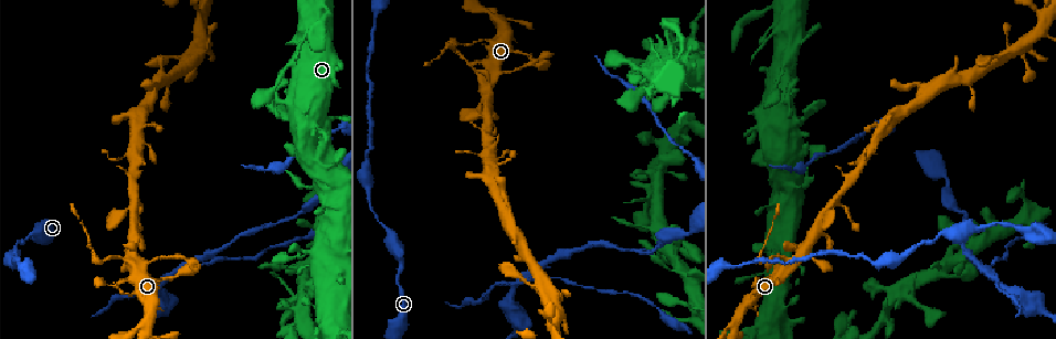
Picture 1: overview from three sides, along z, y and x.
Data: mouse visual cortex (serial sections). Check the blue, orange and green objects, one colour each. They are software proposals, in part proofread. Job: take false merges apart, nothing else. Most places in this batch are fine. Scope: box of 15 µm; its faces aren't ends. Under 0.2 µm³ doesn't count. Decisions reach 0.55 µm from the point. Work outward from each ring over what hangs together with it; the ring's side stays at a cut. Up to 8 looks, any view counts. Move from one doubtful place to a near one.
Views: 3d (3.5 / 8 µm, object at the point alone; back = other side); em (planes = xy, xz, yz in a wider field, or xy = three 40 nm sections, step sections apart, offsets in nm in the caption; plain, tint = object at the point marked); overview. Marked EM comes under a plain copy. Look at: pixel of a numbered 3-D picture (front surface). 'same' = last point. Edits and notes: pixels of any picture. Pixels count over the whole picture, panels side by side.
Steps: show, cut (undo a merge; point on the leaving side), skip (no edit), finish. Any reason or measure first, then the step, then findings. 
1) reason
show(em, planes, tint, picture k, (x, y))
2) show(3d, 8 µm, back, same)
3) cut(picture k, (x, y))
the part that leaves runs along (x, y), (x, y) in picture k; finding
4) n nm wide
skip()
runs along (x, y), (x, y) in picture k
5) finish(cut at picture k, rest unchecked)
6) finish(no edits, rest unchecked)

narrows sharply
show(3d, 3.5 µm, back, picture 1, (790, 120))

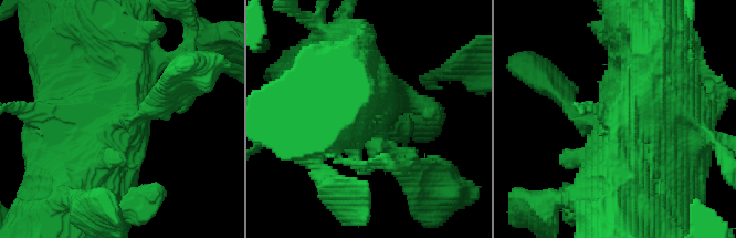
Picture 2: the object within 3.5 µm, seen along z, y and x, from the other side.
need the tissue
show(em, xy, step 3, tint, picture 2, (120, 119))

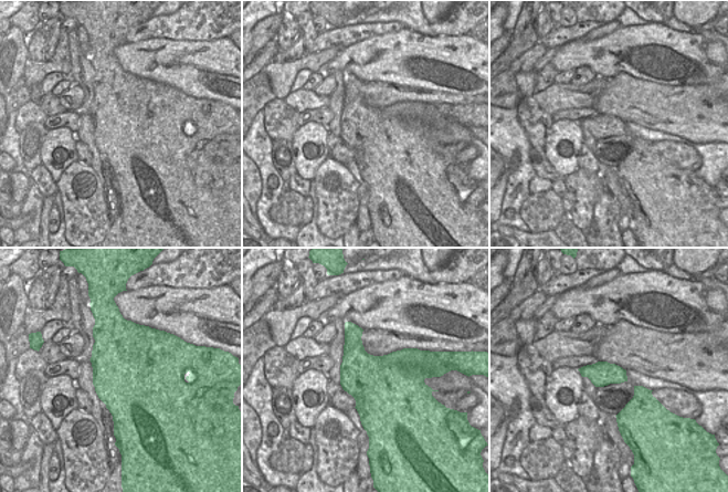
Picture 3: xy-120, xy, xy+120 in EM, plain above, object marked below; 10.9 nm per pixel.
650 nm wide
skip()
runs along (656, 62), (626, 197) in picture 2; all the same cell

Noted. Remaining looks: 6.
abrupt turn
show(3d, 3.5 µm, picture 1, (769, 9))

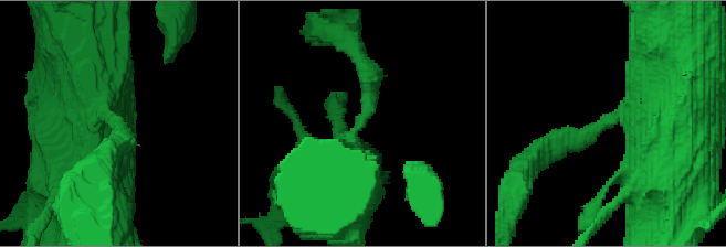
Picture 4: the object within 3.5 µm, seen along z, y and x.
arms of 300, 900 nm; need the tissue
show(em, xy, step 1, tint, picture 4, (612, 123))

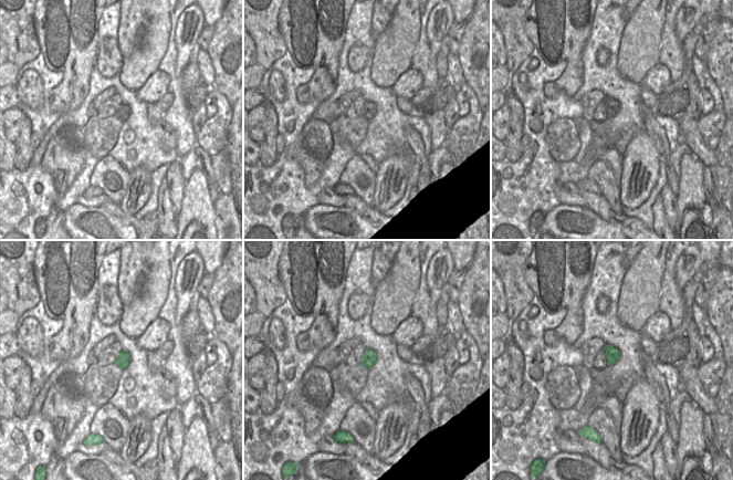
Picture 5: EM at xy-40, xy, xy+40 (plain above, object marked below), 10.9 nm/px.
160 nm wide
skip()
runs along (337, 189), (344, 146), (367, 113), (364, 67) in picture 4; all the same cell

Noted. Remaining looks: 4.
a narrow waist
show(em, xy, step 3, tint, picture 1, (198, 27))

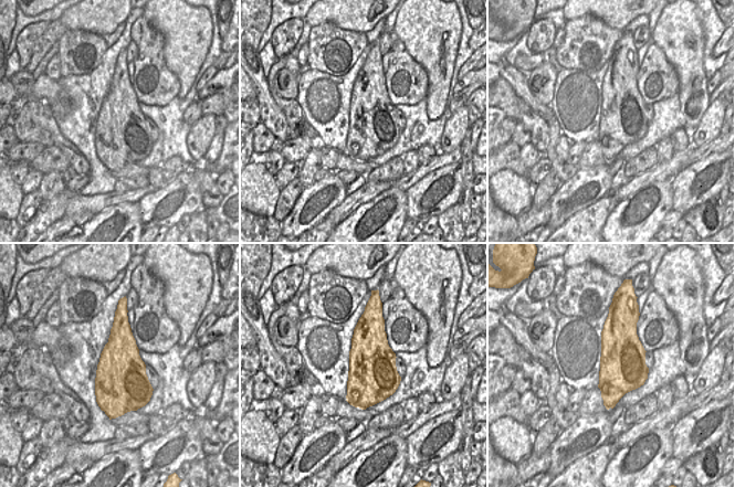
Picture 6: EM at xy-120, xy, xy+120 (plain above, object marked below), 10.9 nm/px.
see where the arms go
show(3d, 3.5 µm, same)

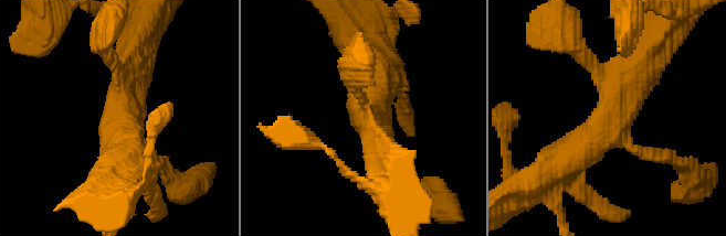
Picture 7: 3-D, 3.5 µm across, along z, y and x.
arms of 150, 200, 450, 500 nm
skip()
runs along (561, 163), (620, 109), (654, 57) in picture 7; all the same cell

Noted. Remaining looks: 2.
finish(no edits, rest unchecked)

